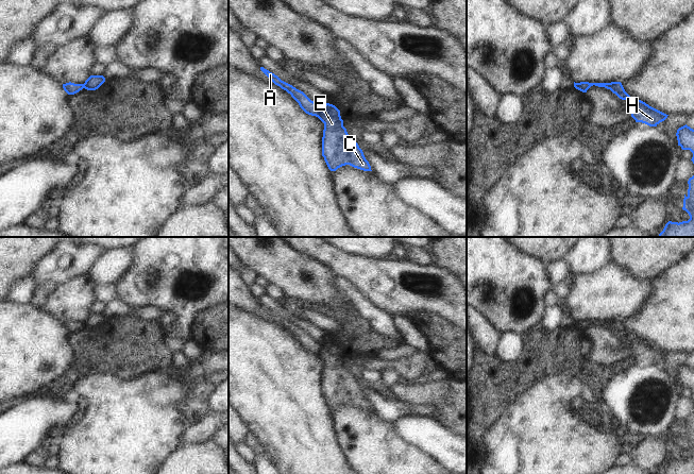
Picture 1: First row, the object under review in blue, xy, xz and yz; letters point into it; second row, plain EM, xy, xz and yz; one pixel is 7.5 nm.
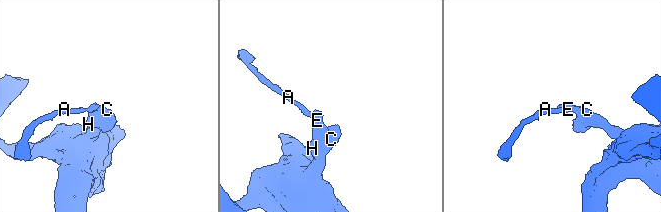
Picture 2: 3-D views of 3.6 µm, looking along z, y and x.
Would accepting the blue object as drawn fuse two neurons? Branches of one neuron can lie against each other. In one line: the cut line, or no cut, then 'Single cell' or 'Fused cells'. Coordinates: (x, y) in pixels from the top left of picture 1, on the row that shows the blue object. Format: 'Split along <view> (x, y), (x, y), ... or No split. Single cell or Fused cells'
Split along xz (322, 107), (322, 111), (317, 116). Fused cells.

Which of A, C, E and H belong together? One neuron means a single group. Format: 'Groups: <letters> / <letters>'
Groups: A / C E H.

